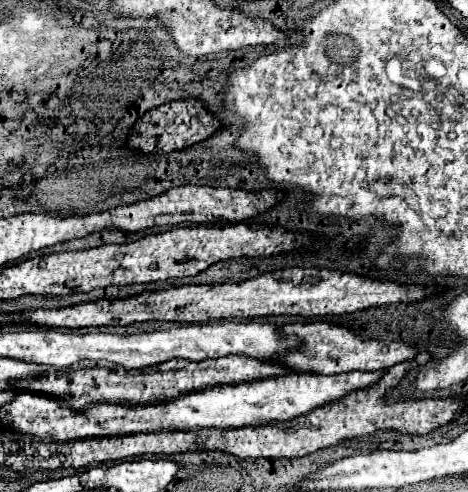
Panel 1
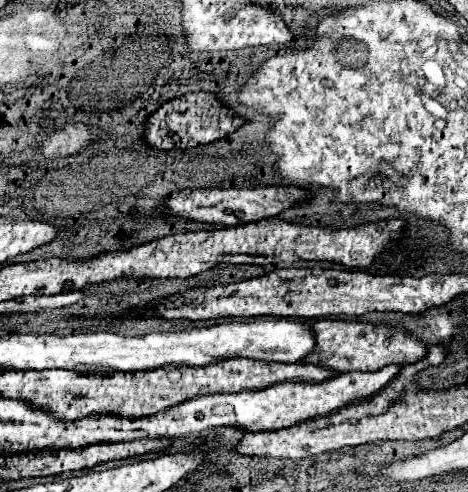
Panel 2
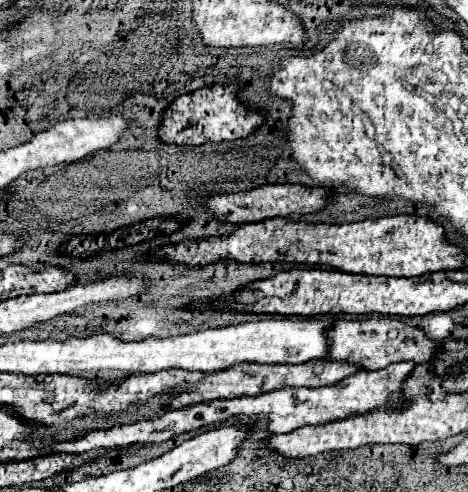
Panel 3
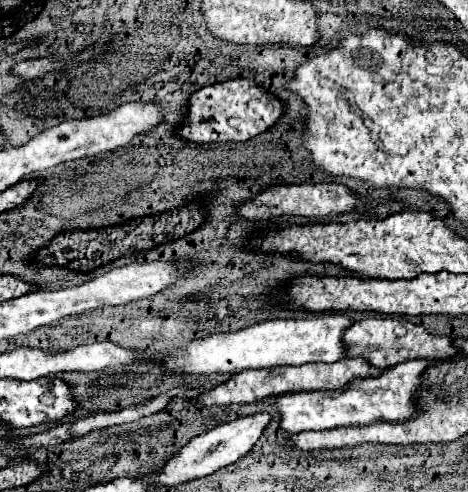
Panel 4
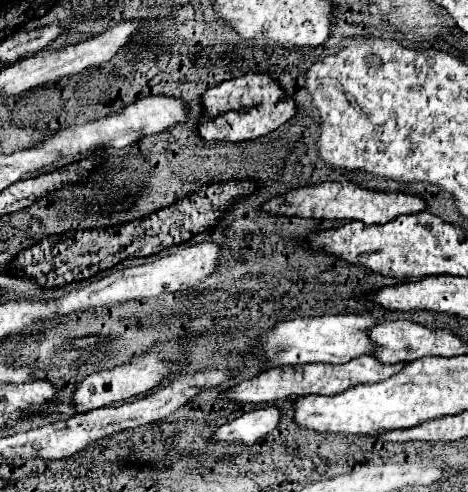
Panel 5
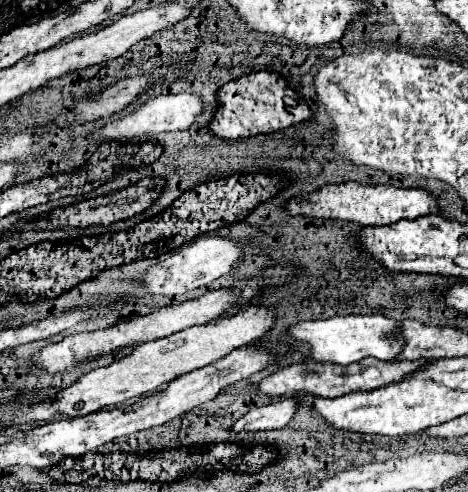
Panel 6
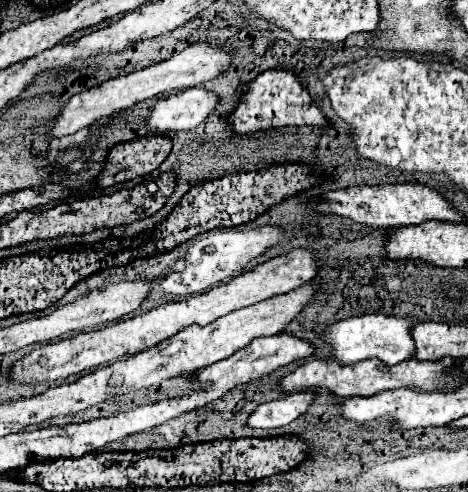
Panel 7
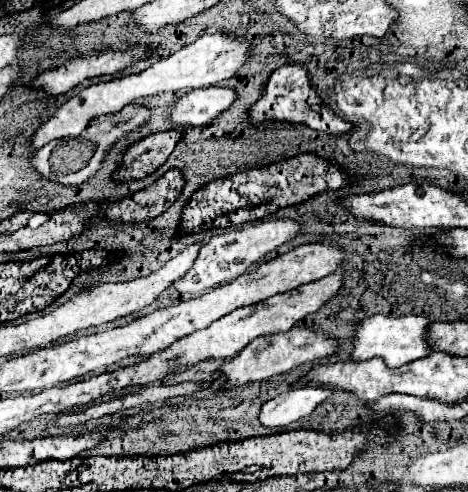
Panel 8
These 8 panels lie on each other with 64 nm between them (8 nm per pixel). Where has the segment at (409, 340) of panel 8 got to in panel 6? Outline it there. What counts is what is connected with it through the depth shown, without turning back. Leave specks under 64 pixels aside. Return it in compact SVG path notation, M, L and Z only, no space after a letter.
M350 314L350 316L334 316L326 320L300 322L290 328L290 334L296 336L296 340L308 342L312 346L312 360L332 362L342 366L360 362L362 358L368 356L392 362L400 354L400 348L404 348L404 338L400 336L400 322L394 322L380 314L372 314L372 316Z

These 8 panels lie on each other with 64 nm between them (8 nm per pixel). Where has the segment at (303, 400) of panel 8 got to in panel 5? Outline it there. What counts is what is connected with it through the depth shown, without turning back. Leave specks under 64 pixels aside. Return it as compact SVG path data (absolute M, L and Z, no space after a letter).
M266 406L266 408L244 412L234 422L220 426L214 434L214 440L226 440L234 444L252 446L258 438L262 438L264 434L270 434L280 424L282 416L284 412L278 406Z

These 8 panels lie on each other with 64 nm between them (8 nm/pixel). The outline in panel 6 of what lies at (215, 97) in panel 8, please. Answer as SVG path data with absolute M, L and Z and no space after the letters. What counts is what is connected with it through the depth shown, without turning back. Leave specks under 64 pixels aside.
M194 92L156 96L156 98L150 98L144 106L140 106L134 114L130 114L118 122L110 122L104 128L100 128L98 132L94 132L90 136L90 142L98 142L102 136L110 138L110 140L118 140L118 142L130 142L134 136L140 136L140 134L160 134L160 132L170 132L170 130L186 130L194 124L196 116L200 116L202 110L204 110L202 98L200 98L200 94L194 94Z

